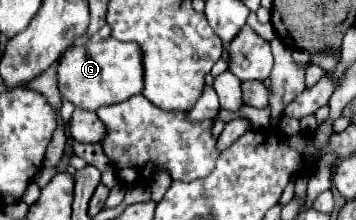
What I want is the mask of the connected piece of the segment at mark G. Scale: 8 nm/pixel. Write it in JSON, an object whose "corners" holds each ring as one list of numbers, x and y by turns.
{"corners":[[114,37,102,41,88,41,82,47,70,47,58,61,56,67,58,89,66,101,74,107,96,111,102,105,120,103,136,93,142,93,142,75,140,51,136,43,116,41]]}

